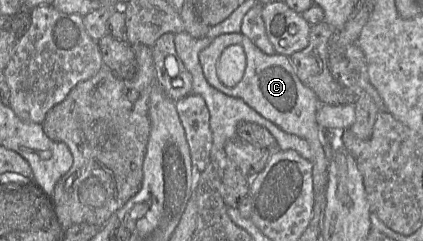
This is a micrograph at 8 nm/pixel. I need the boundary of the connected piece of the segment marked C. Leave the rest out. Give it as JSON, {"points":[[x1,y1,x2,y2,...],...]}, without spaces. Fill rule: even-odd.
{"points":[[228,33,217,36,199,53,199,61,208,83,222,93,242,99,261,116,271,121,283,131,305,139,311,150,314,193,326,192,329,162,321,145,321,128,316,121,320,101,313,90,305,86,296,75,290,58,281,54,267,55,247,36],[241,46,246,54,246,70,242,80,234,87,227,87,218,77,218,63,225,49]]}

